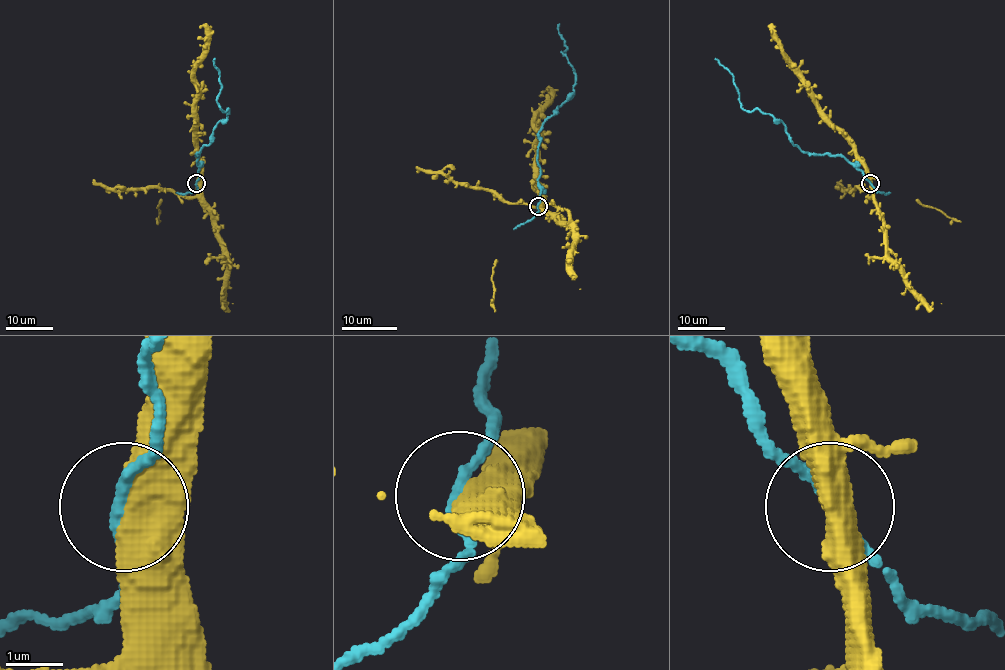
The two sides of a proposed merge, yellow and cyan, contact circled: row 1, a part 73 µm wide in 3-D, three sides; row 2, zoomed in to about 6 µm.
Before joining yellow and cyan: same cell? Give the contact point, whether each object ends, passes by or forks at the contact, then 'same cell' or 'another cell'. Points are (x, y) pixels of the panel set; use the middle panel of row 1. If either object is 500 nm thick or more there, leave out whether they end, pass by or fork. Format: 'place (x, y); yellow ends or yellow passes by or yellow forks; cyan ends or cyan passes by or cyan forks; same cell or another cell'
place (538, 206); same cell

